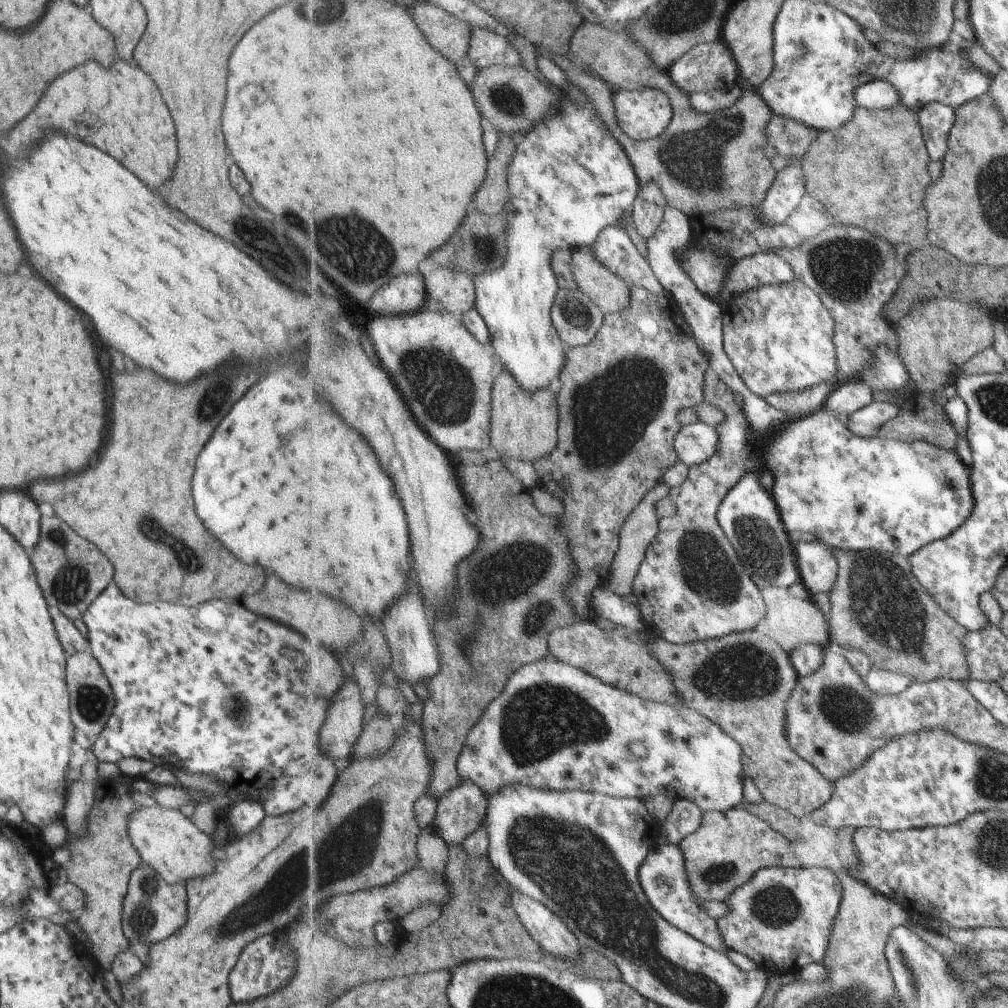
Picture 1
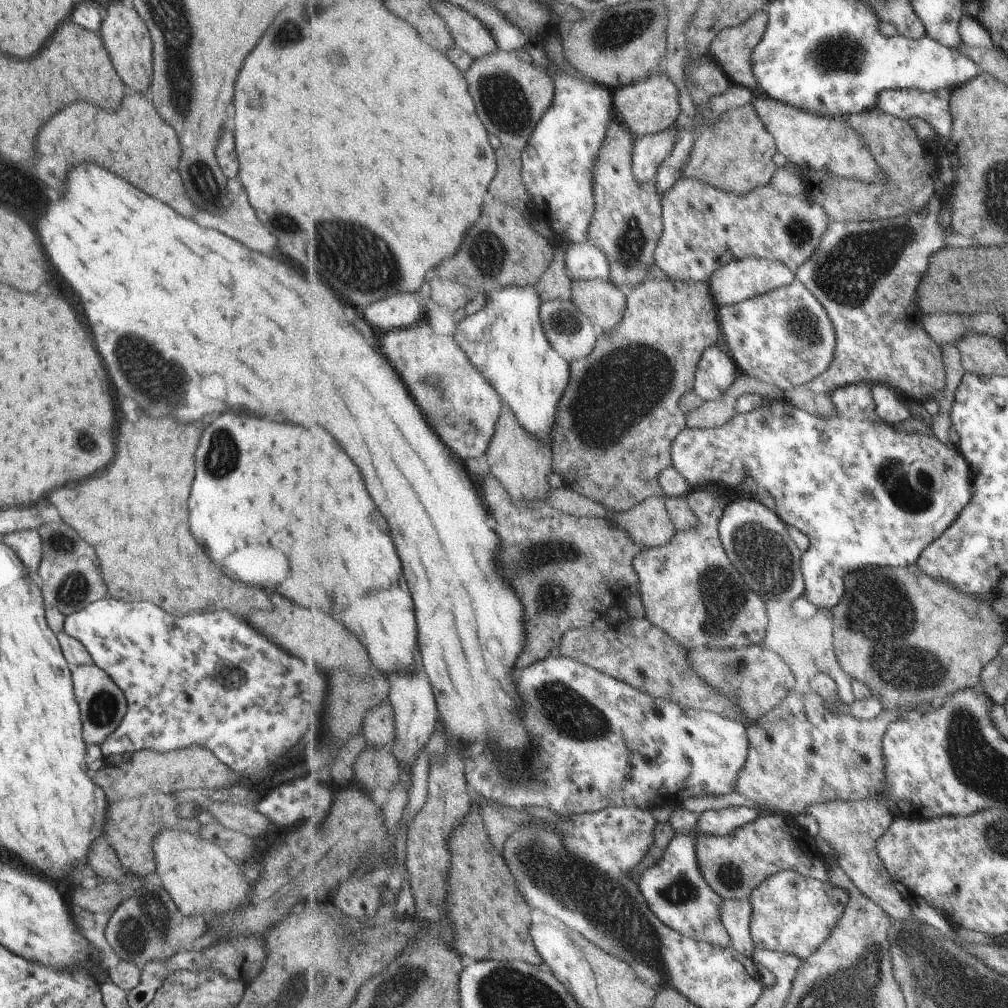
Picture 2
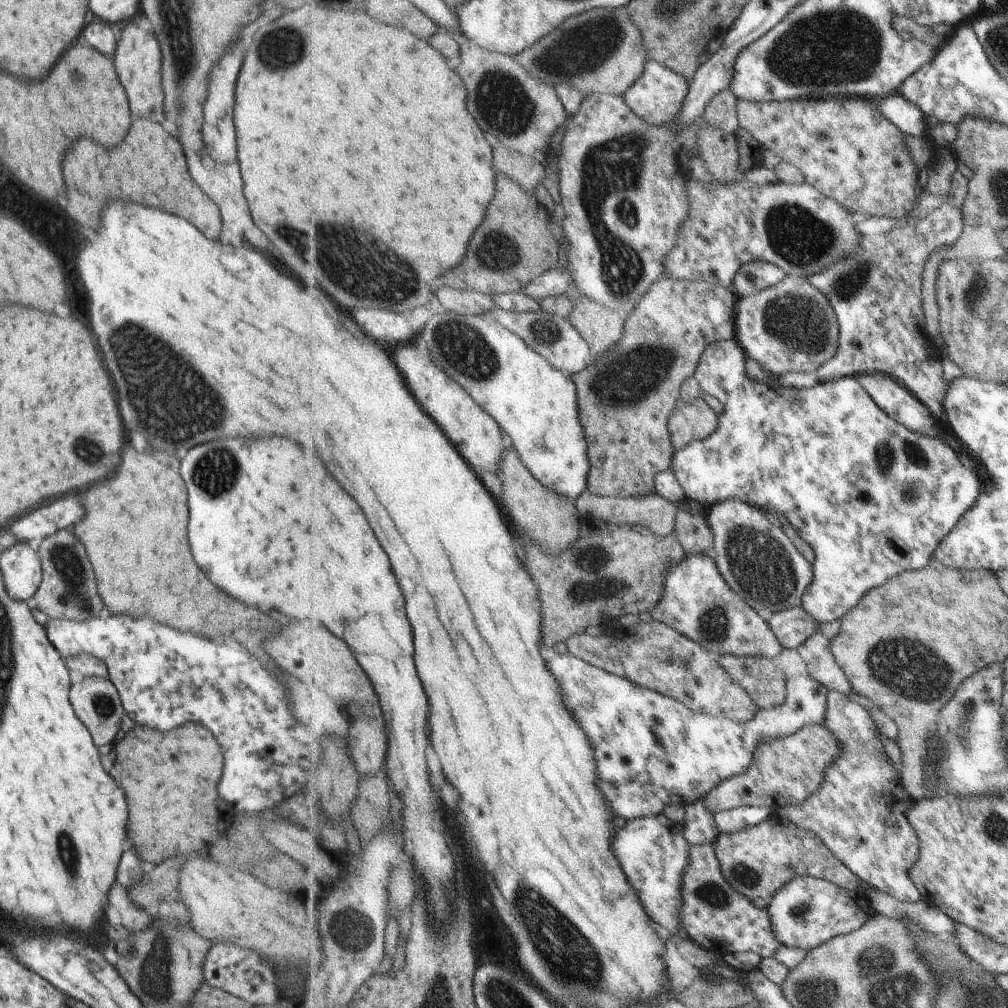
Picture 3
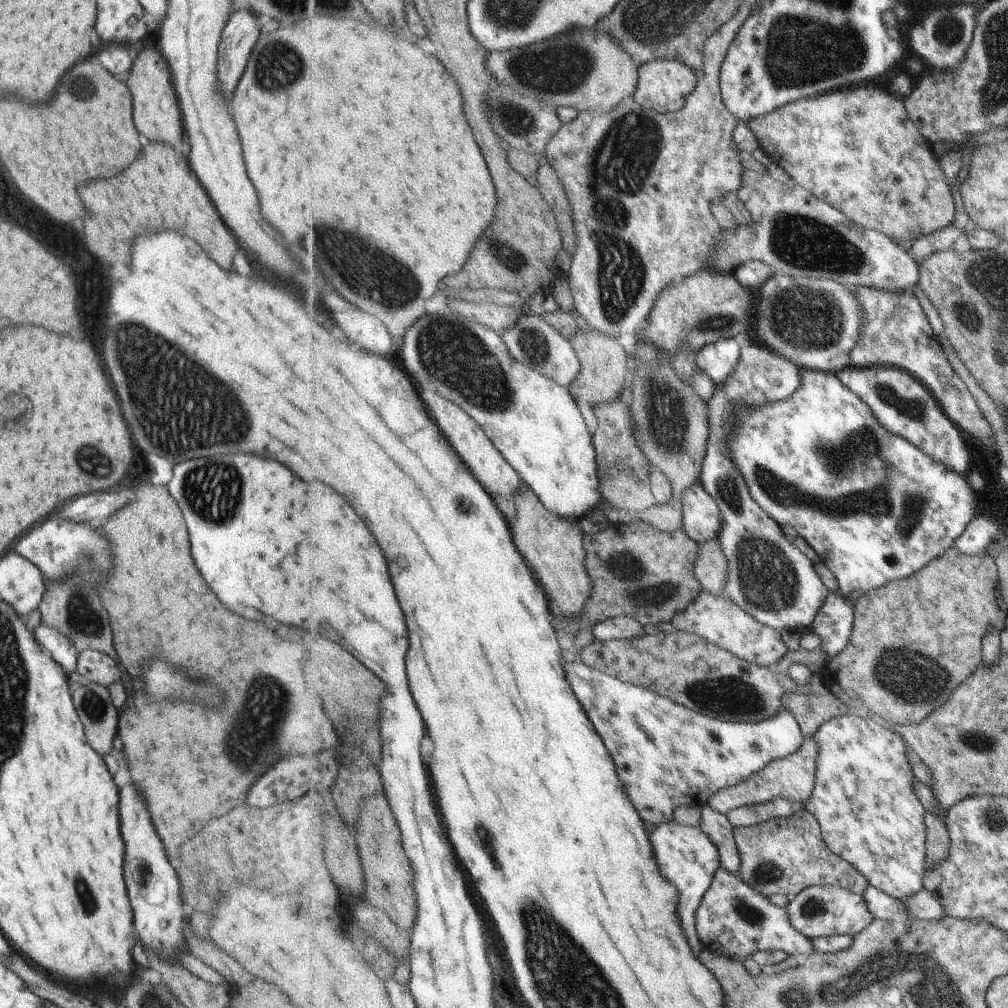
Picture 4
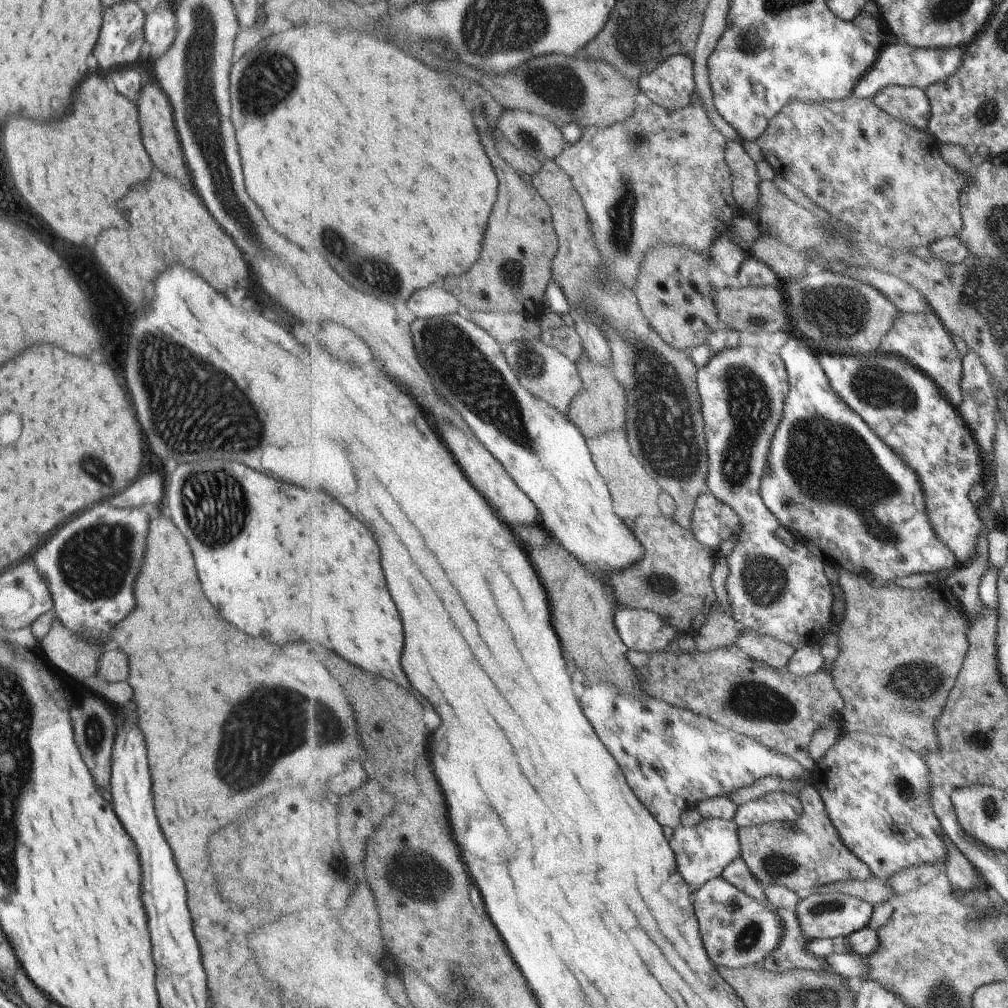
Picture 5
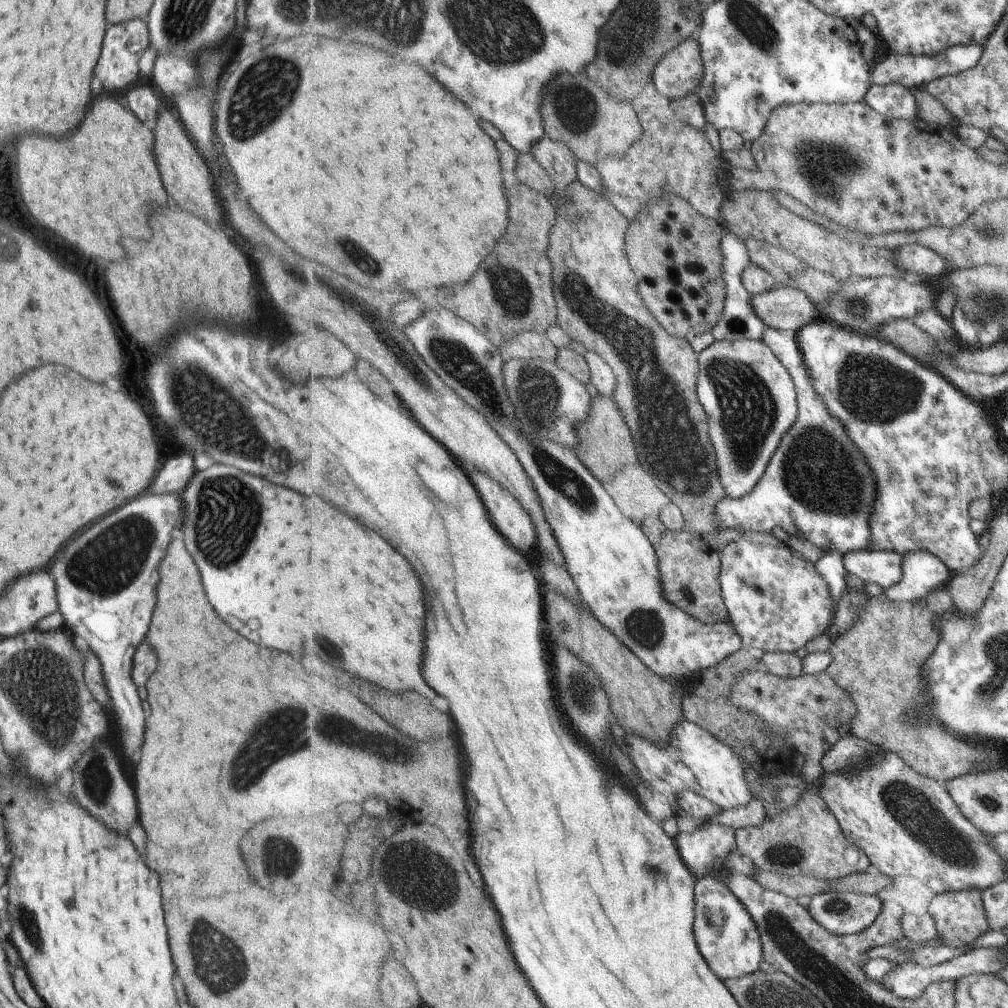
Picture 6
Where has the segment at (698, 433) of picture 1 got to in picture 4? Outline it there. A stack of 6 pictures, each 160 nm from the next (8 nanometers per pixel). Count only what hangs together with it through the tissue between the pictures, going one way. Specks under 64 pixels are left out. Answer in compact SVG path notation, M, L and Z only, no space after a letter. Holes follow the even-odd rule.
M734 337L706 344L696 353L696 368L707 372L714 383L724 383L732 375L741 358L741 348ZM802 369L800 376L802 379L799 388L789 399L782 400L781 403L768 405L763 409L750 407L738 413L738 421L740 422L738 427L740 429L736 431L736 436L730 441L728 451L748 480L750 491L758 500L758 503L784 529L790 533L799 534L815 550L820 560L837 578L840 592L848 595L851 592L857 592L857 590L866 593L891 581L906 579L908 576L921 571L923 567L931 564L941 555L945 555L950 548L955 546L956 541L966 531L971 519L979 512L979 494L971 490L969 476L965 478L965 476L955 474L948 466L927 456L922 449L917 448L911 441L905 440L895 433L889 433L888 429L874 417L869 405L844 385L834 372Z

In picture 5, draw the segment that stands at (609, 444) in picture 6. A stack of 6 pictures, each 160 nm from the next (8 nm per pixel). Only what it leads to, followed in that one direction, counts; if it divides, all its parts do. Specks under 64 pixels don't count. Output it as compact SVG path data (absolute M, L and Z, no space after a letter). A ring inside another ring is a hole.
M588 359L584 364L577 363L580 370L580 377L582 378L584 388L583 396L575 398L575 402L571 404L571 412L569 418L575 420L579 432L583 432L586 440L594 437L601 437L604 432L610 431L625 431L628 415L628 400L627 390L622 382L619 382L615 375L613 368L608 365L599 365L591 362ZM581 400L593 400L593 402L581 402ZM589 416L589 418L587 418Z

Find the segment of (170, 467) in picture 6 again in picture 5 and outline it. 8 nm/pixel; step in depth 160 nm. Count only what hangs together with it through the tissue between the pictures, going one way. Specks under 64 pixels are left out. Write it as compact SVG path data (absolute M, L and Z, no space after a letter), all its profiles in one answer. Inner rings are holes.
M149 472L137 478L131 486L111 498L111 506L117 508L135 508L150 504L159 507L159 500L163 494L163 476L161 472Z

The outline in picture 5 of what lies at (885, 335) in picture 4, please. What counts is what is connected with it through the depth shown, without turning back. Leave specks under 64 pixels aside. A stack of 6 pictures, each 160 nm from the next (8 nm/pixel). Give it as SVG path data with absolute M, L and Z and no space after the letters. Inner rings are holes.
M900 312L900 318L895 323L894 330L882 340L877 351L903 357L911 364L915 364L916 367L922 369L938 382L947 398L957 408L966 402L963 388L965 380L964 356L957 350L950 330L935 312L929 315Z

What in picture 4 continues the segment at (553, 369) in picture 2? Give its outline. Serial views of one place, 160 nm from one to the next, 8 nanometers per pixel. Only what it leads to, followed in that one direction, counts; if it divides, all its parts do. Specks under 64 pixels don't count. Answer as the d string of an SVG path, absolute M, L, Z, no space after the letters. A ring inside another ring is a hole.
M427 313L424 315L425 318L421 317L417 319L405 332L404 332L404 347L402 348L402 356L405 358L405 366L407 370L411 372L413 378L423 386L431 386L441 392L445 398L453 400L455 404L459 404L461 408L469 416L472 416L484 429L491 439L491 442L494 442L494 445L499 449L499 452L502 452L502 455L506 457L509 461L509 464L512 464L518 473L522 476L523 482L531 489L538 497L539 500L542 500L542 503L547 507L547 510L554 512L557 516L560 516L564 519L572 519L573 521L579 521L585 515L589 514L603 498L601 494L601 484L599 484L599 474L597 474L598 467L598 457L596 448L594 445L594 437L589 434L587 430L587 422L577 406L577 402L573 400L573 395L569 392L567 387L561 386L557 381L551 380L546 376L543 376L541 373L536 372L533 369L530 369L526 364L523 364L519 359L516 359L510 351L510 348L507 346L506 340L499 333L493 332L487 327L481 326L477 322L473 322L468 318L463 318L463 316L455 316L455 318L449 318L447 314L435 314Z

